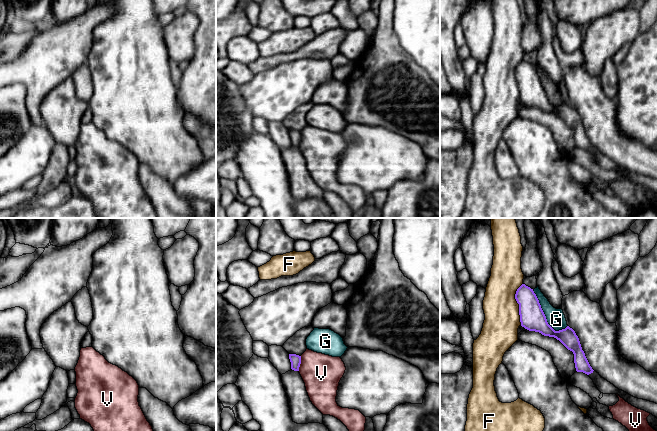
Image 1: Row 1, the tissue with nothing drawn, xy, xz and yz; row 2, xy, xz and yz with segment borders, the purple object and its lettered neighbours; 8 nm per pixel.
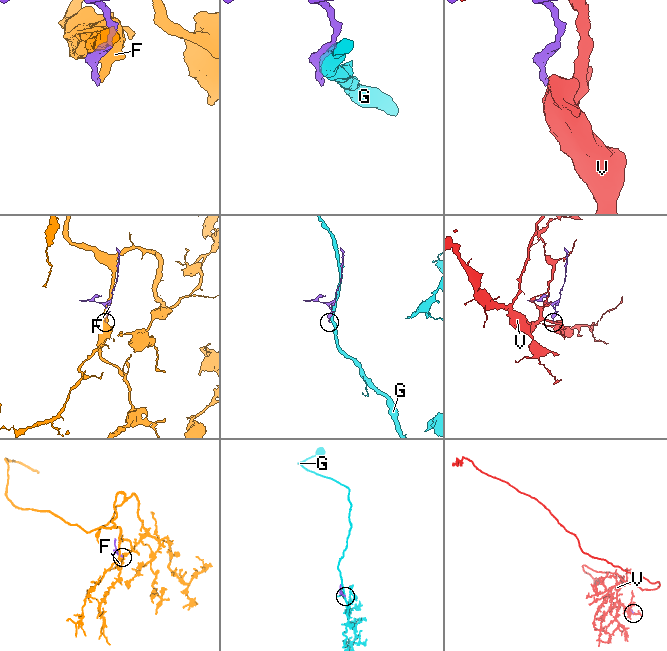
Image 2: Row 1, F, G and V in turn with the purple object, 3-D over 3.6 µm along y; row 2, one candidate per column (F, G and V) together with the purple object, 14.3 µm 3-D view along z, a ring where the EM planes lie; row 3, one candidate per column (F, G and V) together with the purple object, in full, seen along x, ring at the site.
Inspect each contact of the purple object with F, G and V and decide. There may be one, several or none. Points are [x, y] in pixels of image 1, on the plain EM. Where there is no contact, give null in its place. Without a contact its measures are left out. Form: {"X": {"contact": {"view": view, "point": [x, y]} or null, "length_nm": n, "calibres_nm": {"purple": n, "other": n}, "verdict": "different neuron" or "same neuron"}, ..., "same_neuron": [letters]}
{"F": {"contact": {"view": "yz", "point": [518, 79]}, "length_nm": 340, "calibres_nm": {"purple": 200, "other": 280}, "verdict": "different neuron"}, "G": {"contact": {"view": "yz", "point": [544, 91]}, "length_nm": 420, "calibres_nm": {"purple": 200, "other": 150}, "verdict": "different neuron"}, "V": {"contact": {"view": "xz", "point": [300, 139]}, "length_nm": 120, "calibres_nm": {"purple": 90, "other": 320}, "verdict": "different neuron"}, "same_neuron": []}

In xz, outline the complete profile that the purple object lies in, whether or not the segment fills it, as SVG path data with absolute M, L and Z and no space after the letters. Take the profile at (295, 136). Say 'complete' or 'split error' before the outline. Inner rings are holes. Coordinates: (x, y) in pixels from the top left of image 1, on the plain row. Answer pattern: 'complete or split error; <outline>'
complete; M289 130L289 135L291 138L291 145L294 147L299 147L299 143L301 140L301 132L296 130Z

